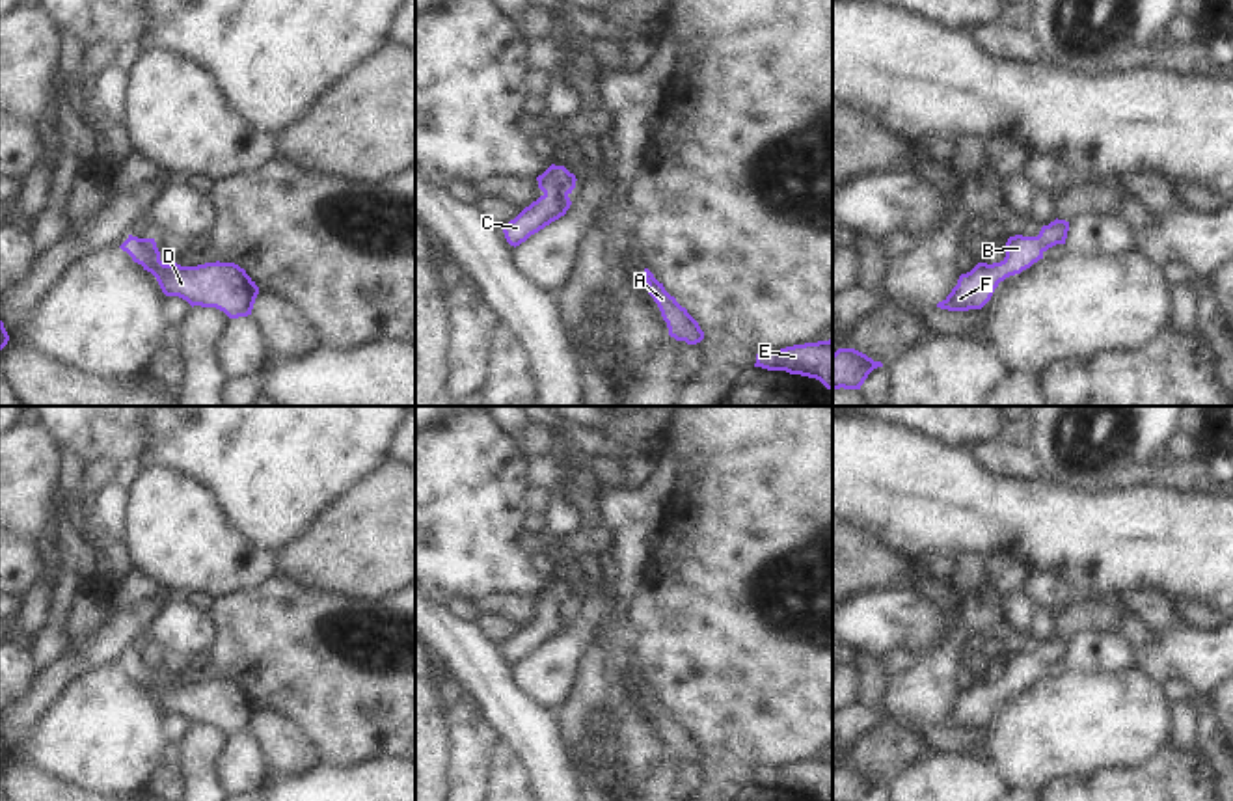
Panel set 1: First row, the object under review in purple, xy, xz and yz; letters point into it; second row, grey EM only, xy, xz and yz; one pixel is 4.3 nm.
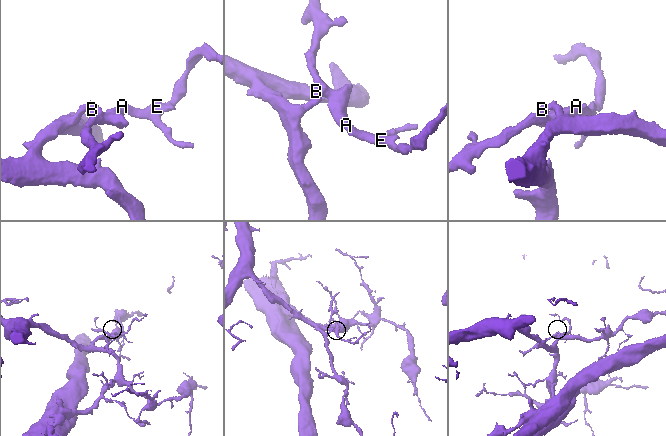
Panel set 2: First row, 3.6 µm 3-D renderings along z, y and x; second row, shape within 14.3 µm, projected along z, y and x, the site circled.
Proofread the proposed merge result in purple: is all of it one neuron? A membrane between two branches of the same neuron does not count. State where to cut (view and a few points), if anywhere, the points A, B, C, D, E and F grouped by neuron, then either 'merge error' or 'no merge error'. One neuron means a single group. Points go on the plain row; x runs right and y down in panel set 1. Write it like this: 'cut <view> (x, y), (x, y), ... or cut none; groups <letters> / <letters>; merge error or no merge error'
cut none; groups A B C D E F; no merge error

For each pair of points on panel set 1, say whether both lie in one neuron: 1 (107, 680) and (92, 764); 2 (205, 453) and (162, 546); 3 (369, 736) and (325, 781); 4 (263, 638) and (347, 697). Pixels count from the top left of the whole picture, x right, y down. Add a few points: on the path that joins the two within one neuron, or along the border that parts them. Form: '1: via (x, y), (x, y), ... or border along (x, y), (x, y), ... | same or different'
1: via (107, 701), (105, 744) | same
2: border along (151, 464), (179, 468), (203, 479), (226, 505) | different
3: border along (382, 759), (351, 766), (323, 764) | different
4: via (284, 641), (298, 649), (326, 677) | same

